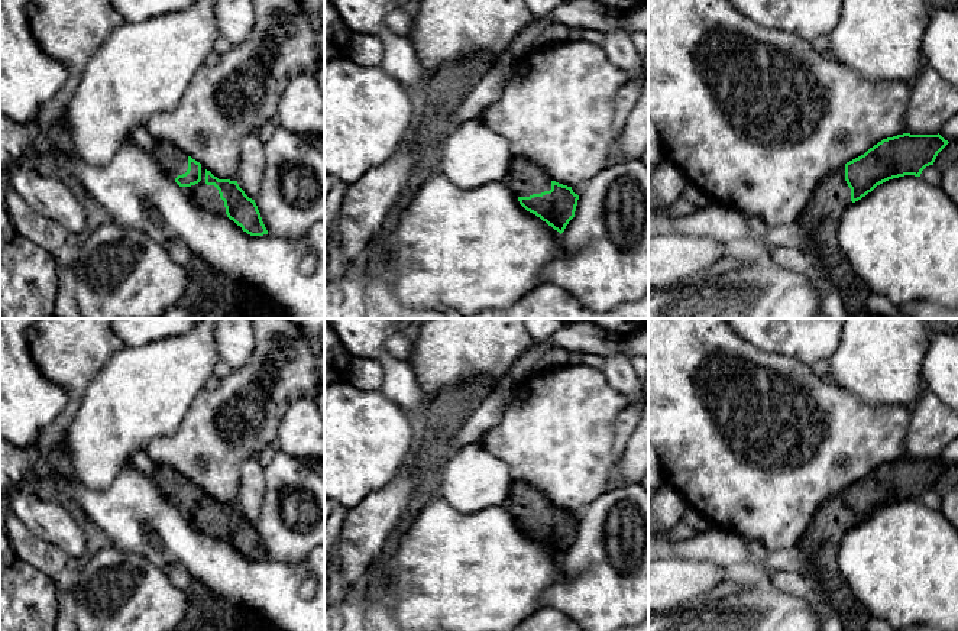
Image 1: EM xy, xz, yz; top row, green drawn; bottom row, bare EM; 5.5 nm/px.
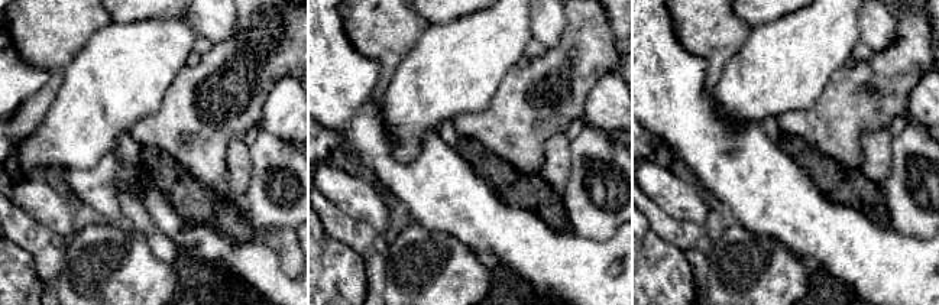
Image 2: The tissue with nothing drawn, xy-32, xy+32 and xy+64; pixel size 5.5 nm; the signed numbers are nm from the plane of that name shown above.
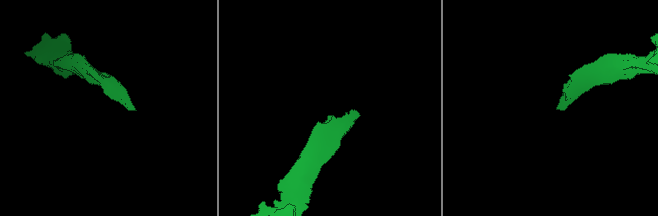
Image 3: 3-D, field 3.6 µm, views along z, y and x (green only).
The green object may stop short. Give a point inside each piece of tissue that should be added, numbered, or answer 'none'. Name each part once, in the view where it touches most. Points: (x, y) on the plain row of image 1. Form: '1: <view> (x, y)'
1: xy (206, 521)

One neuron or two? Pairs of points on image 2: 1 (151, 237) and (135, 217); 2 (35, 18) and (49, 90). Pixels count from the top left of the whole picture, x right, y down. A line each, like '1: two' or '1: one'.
1: one
2: one

